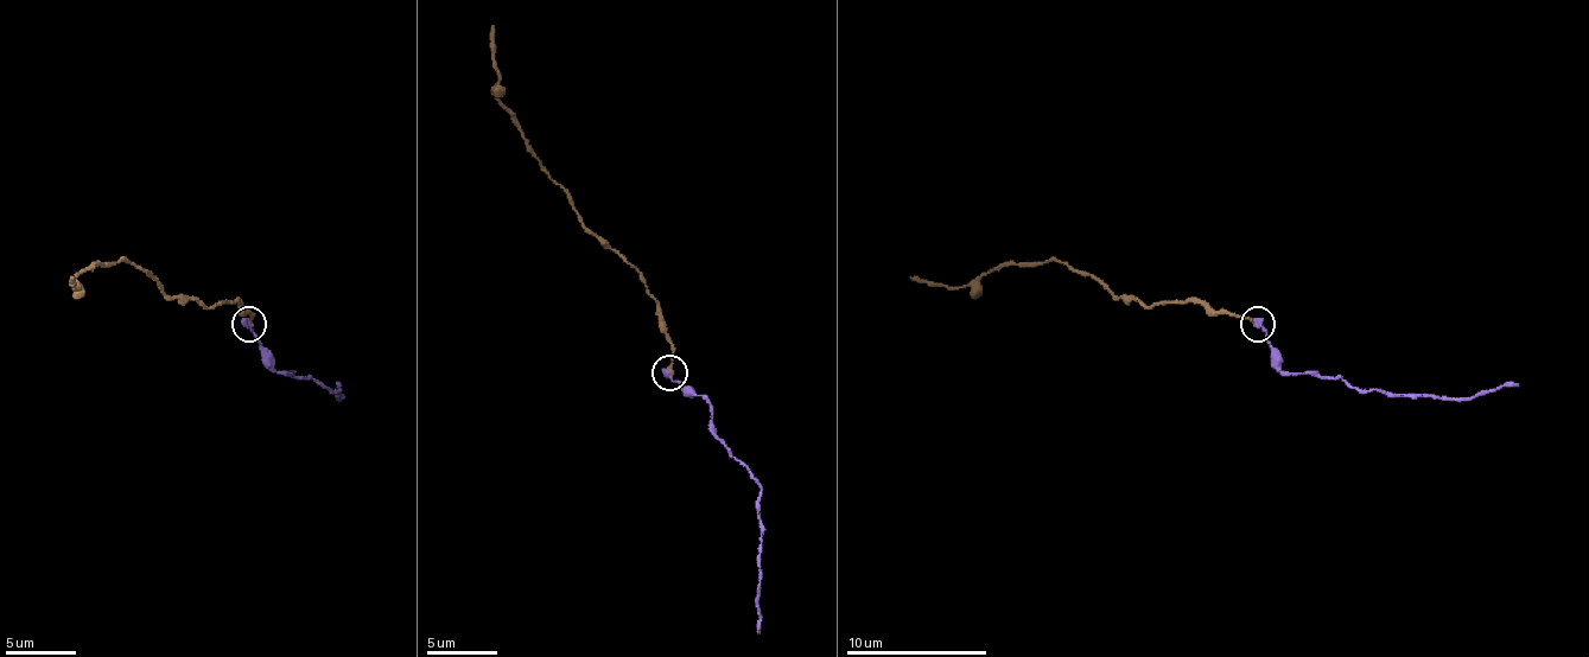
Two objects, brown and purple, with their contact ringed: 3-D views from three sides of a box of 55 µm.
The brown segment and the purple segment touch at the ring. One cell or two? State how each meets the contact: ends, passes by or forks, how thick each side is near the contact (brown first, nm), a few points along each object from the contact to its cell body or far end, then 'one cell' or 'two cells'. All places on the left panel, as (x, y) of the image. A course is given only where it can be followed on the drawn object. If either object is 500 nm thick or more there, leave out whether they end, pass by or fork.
brown ends | purple ends | 320/340 nm | brown via (248, 323), (252, 316), (237, 301), (171, 299), (128, 260), (93, 263), (75, 278), (75, 288), (71, 278) | purple via (248, 323), (269, 362), (280, 372), (290, 372), (339, 390), (339, 397), (336, 383) | one cell

